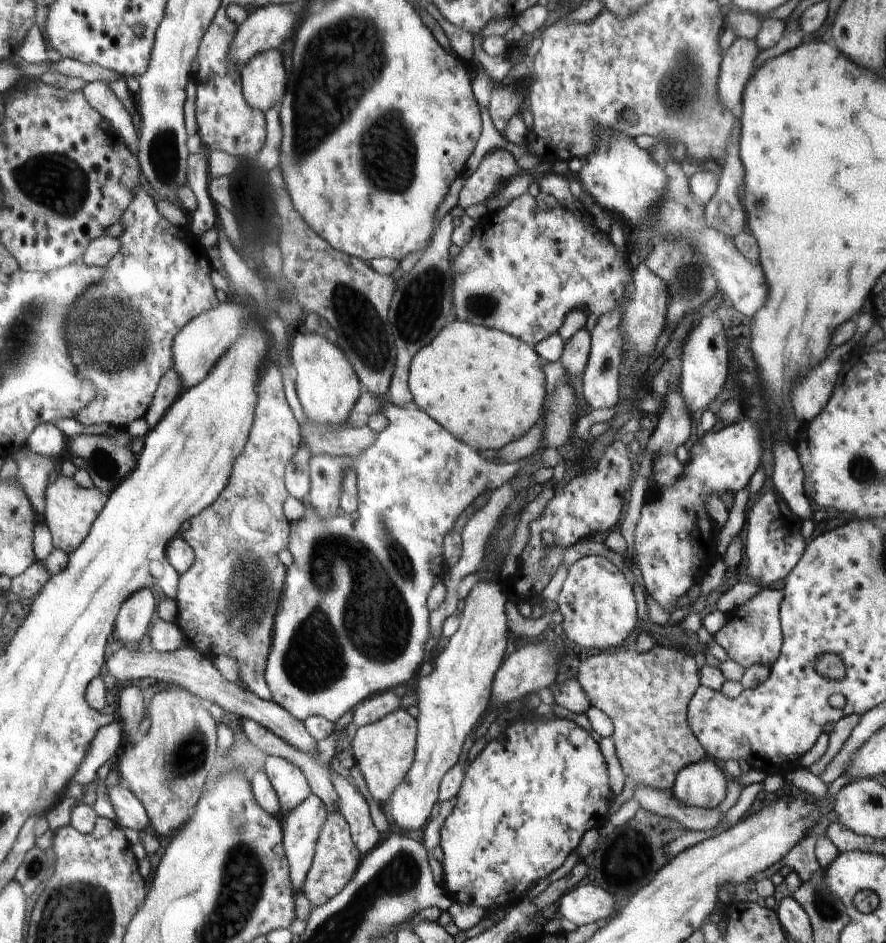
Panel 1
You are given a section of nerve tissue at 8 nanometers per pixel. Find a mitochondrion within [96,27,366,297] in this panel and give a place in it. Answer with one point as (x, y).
(163, 156)

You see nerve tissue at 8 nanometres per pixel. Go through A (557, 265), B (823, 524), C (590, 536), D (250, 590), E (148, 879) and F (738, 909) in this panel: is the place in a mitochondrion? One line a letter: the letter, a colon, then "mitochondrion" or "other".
A: other
B: other
C: other
D: mitochondrion
E: other
F: other

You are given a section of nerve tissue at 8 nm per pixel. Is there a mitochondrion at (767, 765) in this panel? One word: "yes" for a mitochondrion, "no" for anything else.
no

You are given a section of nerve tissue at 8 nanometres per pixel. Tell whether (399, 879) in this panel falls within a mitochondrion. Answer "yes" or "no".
yes

